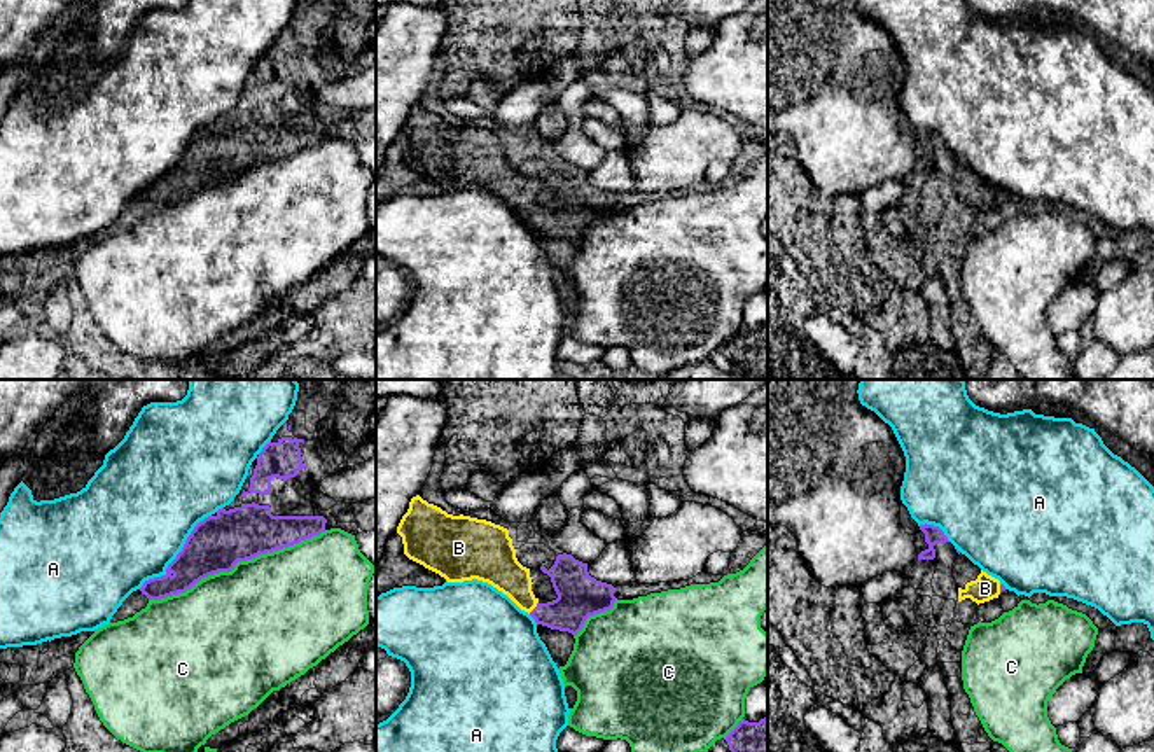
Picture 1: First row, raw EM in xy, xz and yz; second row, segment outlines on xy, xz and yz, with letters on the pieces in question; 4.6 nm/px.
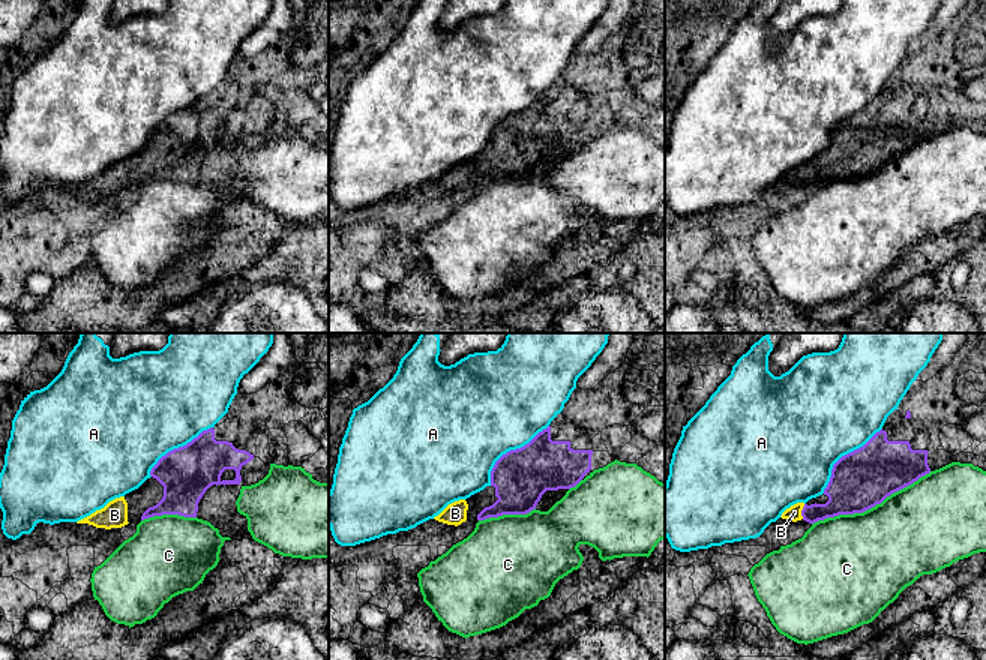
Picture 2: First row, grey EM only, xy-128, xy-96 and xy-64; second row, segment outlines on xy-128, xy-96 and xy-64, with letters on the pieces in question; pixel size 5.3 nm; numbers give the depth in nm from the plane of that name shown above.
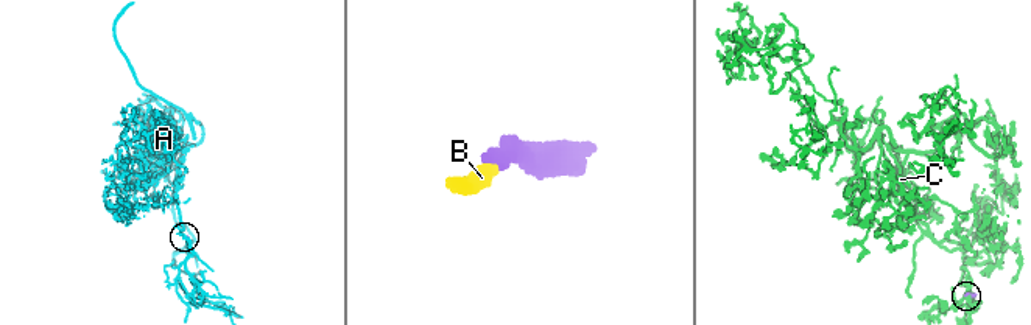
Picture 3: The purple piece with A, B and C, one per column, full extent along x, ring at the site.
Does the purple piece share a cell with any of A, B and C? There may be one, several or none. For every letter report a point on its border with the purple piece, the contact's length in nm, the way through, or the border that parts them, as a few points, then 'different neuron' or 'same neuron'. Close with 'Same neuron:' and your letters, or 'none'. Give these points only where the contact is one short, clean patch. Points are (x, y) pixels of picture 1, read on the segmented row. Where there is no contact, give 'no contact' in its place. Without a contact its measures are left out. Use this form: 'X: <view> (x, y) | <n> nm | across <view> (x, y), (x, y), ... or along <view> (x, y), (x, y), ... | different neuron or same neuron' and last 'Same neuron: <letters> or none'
A: xy (177, 555) | 480 nm | different neuron
B: xz (535, 607) | 70 nm | across xz (579, 595), (565, 609), (535, 607), (499, 567) | same neuron
C: xy (236, 562) | 900 nm | different neuron
Same neuron: B

